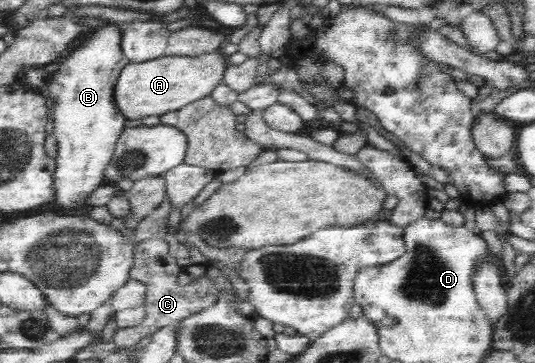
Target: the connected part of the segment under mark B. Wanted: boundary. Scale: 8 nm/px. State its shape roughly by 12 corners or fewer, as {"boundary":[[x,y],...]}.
{"boundary":[[89,30],[48,76],[57,211],[87,206],[126,118],[123,30]]}

